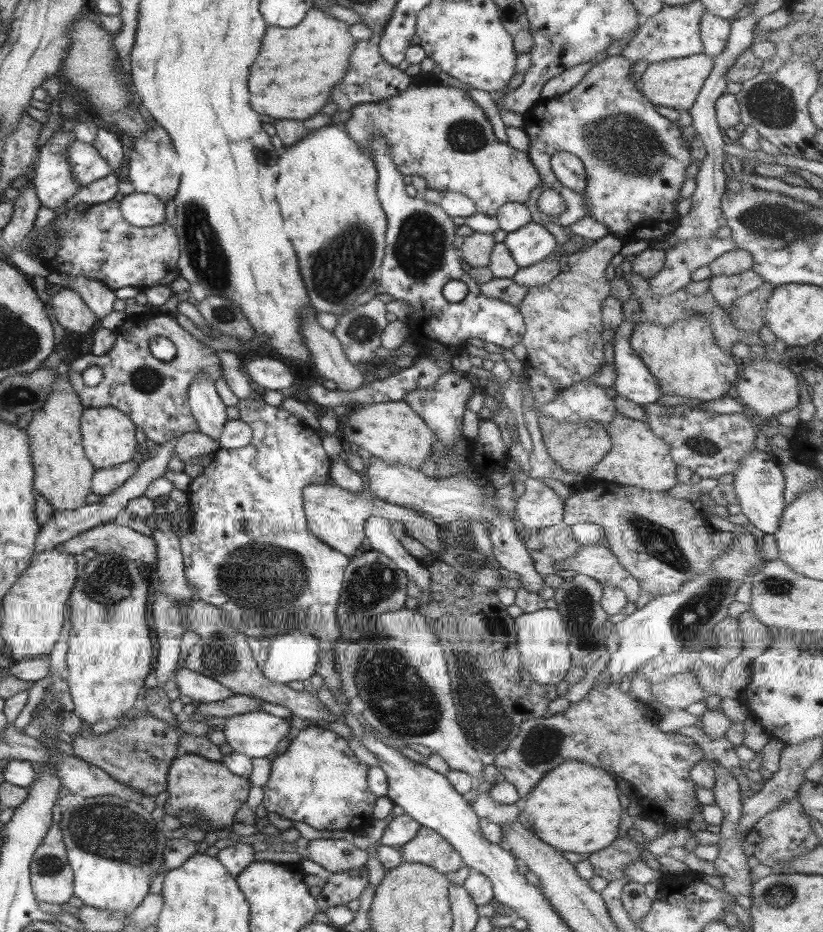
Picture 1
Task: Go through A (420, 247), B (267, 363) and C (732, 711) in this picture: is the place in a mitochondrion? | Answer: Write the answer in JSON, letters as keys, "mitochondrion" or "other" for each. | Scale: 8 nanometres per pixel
{"A":"mitochondrion","B":"other","C":"other"}

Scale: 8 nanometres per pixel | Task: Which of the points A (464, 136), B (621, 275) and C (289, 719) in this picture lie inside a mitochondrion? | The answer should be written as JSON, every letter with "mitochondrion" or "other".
{"A":"mitochondrion","B":"other","C":"other"}

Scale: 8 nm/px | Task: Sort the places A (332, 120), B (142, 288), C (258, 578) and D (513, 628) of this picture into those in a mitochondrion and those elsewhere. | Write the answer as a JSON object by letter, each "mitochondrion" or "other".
{"A":"other","B":"other","C":"mitochondrion","D":"other"}

